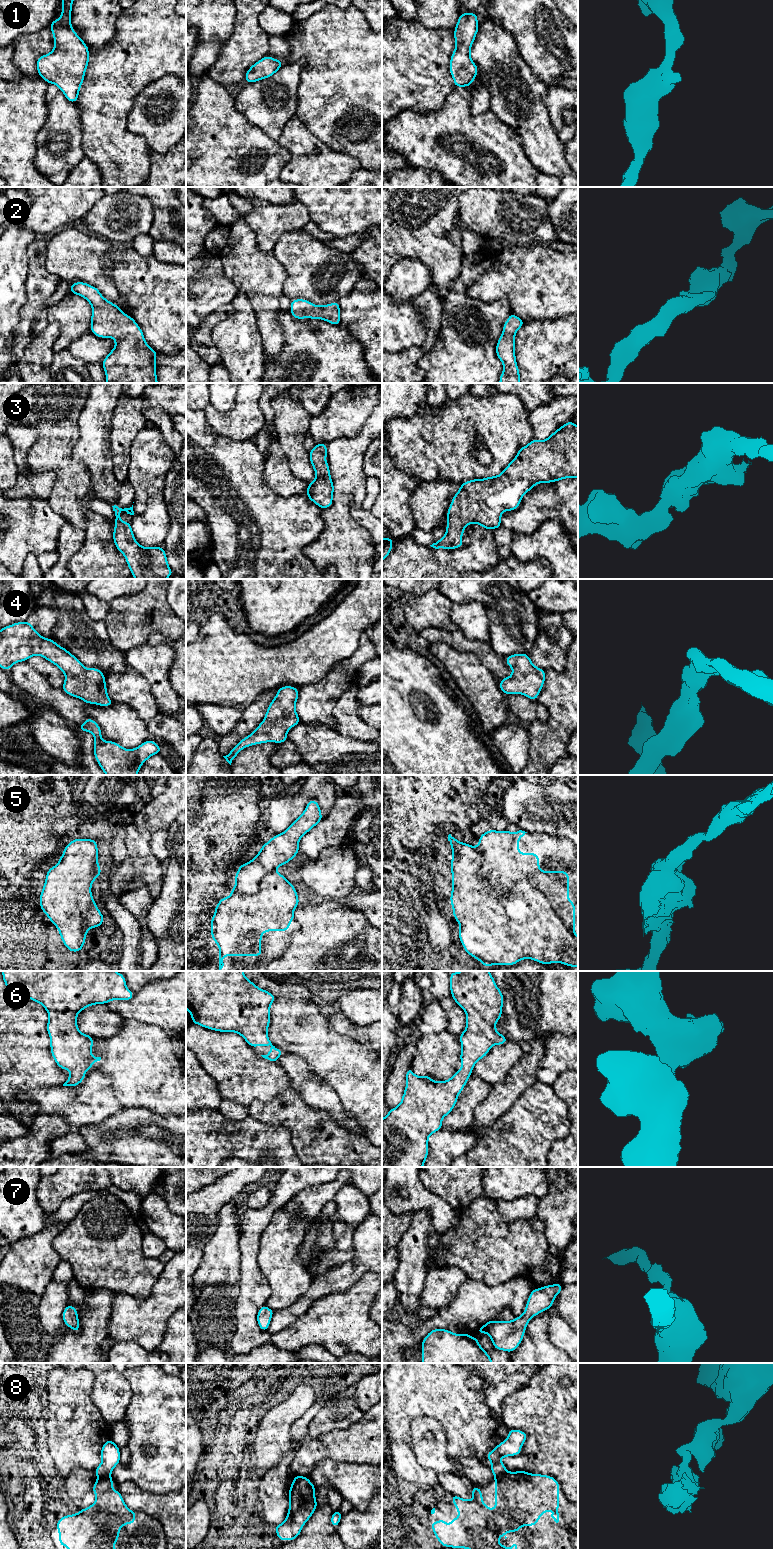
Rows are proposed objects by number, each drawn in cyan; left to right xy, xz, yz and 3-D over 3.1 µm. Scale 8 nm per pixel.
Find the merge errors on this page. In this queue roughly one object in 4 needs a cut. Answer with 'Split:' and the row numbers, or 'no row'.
Split: 8

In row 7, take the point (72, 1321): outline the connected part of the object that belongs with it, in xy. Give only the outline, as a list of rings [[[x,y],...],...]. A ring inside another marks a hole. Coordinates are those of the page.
[[[68,1303],[62,1313],[62,1317],[66,1326],[70,1327],[73,1331],[77,1333],[80,1331],[78,1312],[75,1307],[71,1306]]]

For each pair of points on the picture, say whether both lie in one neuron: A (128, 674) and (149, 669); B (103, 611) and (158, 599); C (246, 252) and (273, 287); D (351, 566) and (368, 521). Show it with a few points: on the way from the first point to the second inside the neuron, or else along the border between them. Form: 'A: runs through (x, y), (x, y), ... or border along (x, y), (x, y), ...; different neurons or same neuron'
A: border along (128, 665), (146, 680), (150, 691); different neurons
B: border along (109, 603), (110, 617), (104, 624); different neurons
C: runs through (247, 261), (264, 278); same neuron
D: border along (352, 508), (352, 517), (370, 534), (371, 538); different neurons

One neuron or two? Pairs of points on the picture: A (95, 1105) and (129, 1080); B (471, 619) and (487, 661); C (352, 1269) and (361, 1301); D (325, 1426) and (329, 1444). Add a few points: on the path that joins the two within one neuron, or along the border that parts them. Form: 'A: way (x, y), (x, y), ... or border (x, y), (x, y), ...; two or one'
A: border (101, 1071), (112, 1079), (116, 1099), (123, 1107); two
B: border (458, 629), (468, 639), (490, 641); two
C: border (371, 1270), (364, 1273), (351, 1286), (335, 1293); two
D: border (349, 1426), (331, 1430), (317, 1437), (308, 1436); two

